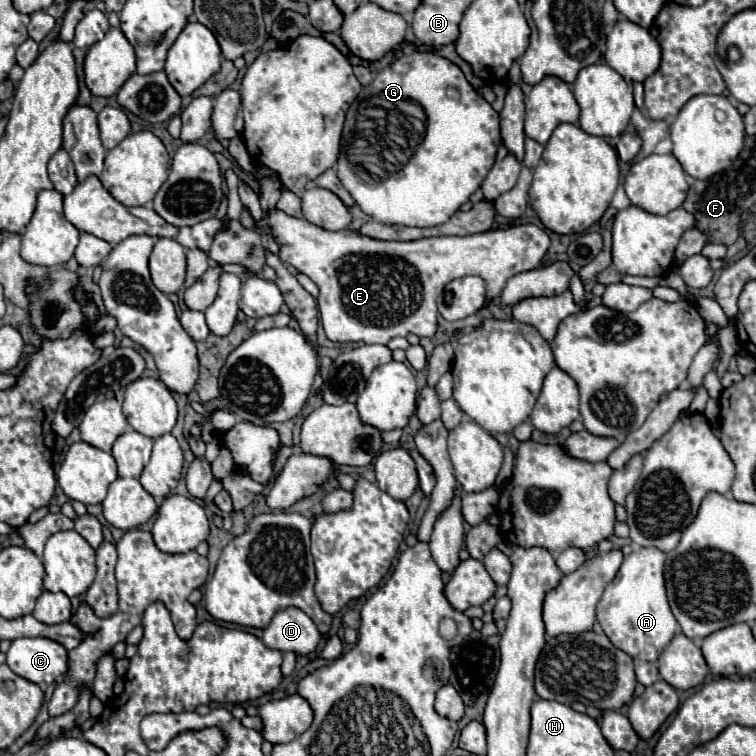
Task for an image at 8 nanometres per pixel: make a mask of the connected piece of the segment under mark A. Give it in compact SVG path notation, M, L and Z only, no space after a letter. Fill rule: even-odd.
M639 548L631 552L597 604L597 622L607 638L611 638L613 646L641 662L655 662L677 632L677 620L665 594L663 564L665 554L655 548Z

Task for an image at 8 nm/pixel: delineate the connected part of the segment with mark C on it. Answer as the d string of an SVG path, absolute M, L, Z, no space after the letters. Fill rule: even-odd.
M17 638L7 652L7 666L29 682L51 684L67 672L67 650L49 638Z

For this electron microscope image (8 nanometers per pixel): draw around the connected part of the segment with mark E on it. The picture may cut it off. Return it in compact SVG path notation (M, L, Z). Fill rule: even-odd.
M273 210L269 218L261 220L259 226L271 224L273 234L281 246L281 260L295 266L301 274L309 276L319 286L319 312L325 334L331 342L365 342L365 344L387 344L395 336L417 334L419 338L433 338L437 332L437 296L443 292L445 284L475 274L487 284L487 296L497 298L507 284L519 272L527 272L539 266L543 254L549 248L549 236L533 226L521 224L505 230L489 230L471 236L441 236L441 238L421 238L411 242L383 242L367 238L353 230L327 232L309 224L307 220L291 218L285 212Z

